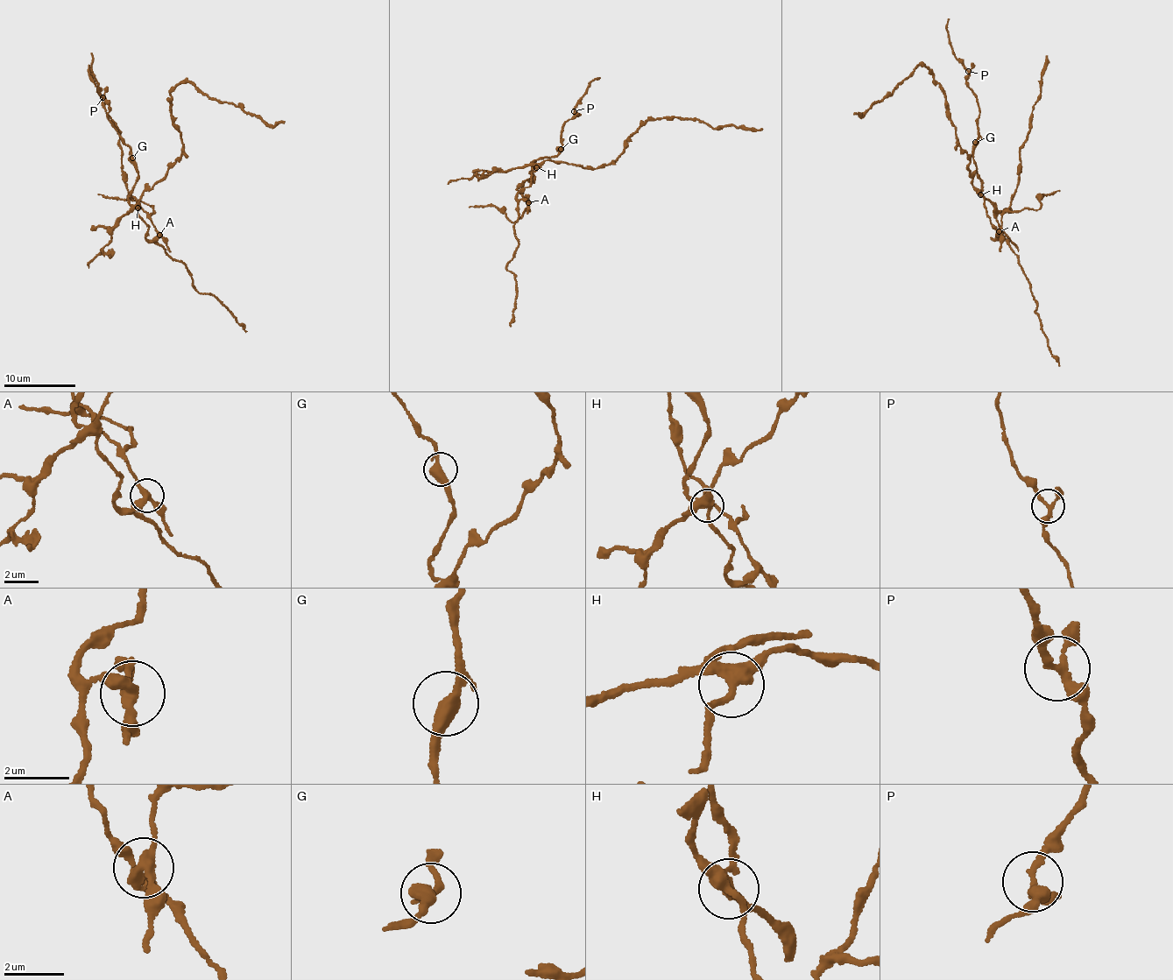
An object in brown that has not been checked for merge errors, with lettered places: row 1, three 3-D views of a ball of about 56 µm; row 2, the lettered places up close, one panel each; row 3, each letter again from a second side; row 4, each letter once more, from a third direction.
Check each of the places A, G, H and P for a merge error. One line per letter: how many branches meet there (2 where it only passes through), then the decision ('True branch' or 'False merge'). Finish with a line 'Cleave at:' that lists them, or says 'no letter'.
A: Branches: 3. False merge
G: Branches: 3. True branch
H: Branches: 4. False merge
P: Branches: 3. True branch
Cleave at: A, H

